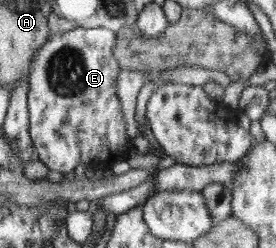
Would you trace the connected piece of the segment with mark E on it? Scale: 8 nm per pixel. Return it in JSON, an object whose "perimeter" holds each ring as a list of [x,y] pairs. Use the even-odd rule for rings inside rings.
{"perimeter":[[[76,27],[70,29],[68,32],[54,33],[53,38],[49,39],[49,42],[38,50],[36,57],[30,67],[29,75],[29,132],[33,138],[34,147],[37,148],[37,159],[42,161],[50,171],[60,171],[64,175],[74,171],[80,163],[87,164],[90,167],[92,161],[96,165],[104,163],[100,159],[92,159],[92,157],[123,157],[127,158],[130,153],[134,153],[134,144],[126,134],[126,121],[124,121],[124,111],[122,110],[122,103],[118,98],[118,94],[115,92],[116,81],[118,80],[118,72],[122,71],[123,67],[121,63],[118,63],[117,56],[114,55],[114,47],[117,46],[118,31],[112,31],[110,28],[81,28]]]}

